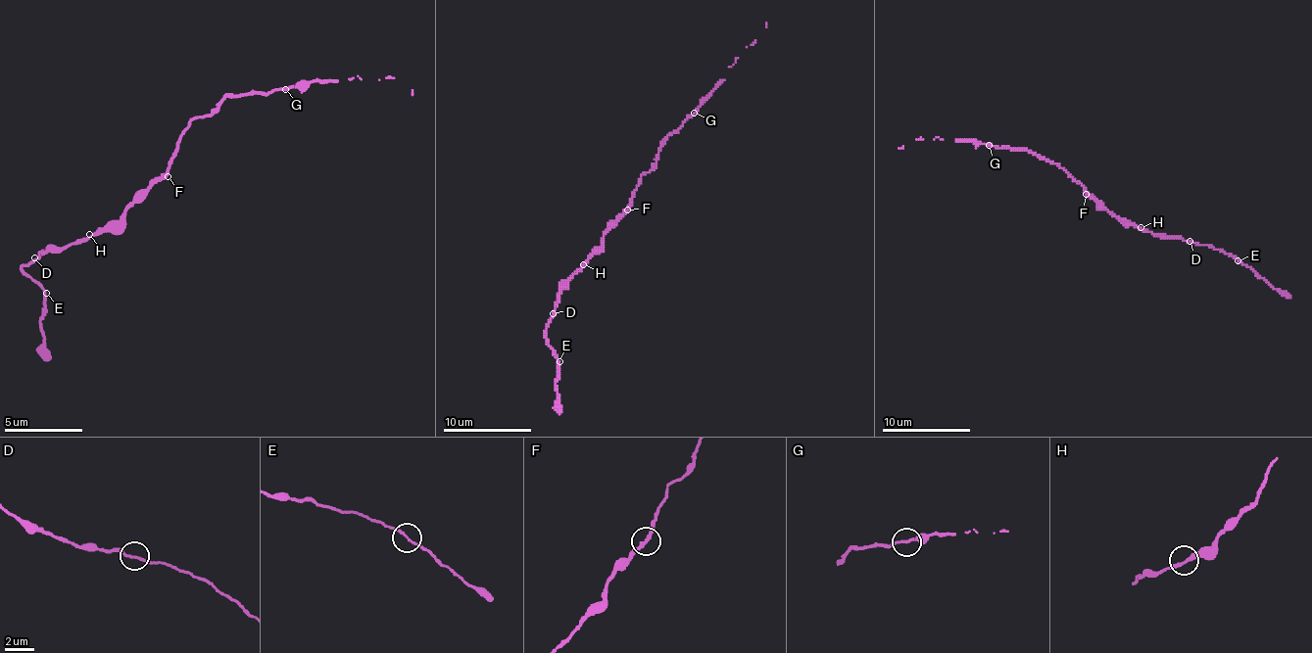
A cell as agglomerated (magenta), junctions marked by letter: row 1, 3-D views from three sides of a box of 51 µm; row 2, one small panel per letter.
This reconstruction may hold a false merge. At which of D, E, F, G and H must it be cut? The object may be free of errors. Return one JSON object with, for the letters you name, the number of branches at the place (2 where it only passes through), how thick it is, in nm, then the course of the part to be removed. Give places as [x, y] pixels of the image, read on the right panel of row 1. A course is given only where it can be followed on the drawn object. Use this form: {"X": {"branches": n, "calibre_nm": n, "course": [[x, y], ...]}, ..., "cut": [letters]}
{"cut": []}

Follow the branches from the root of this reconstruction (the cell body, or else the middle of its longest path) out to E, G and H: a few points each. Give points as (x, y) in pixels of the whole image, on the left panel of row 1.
E: (164, 172), (121, 218), (70, 246), (54, 246), (23, 265), (46, 293)
G: (164, 172), (179, 137), (195, 117), (207, 117), (225, 98), (284, 90)
H: (164, 172), (121, 218), (89, 234)

